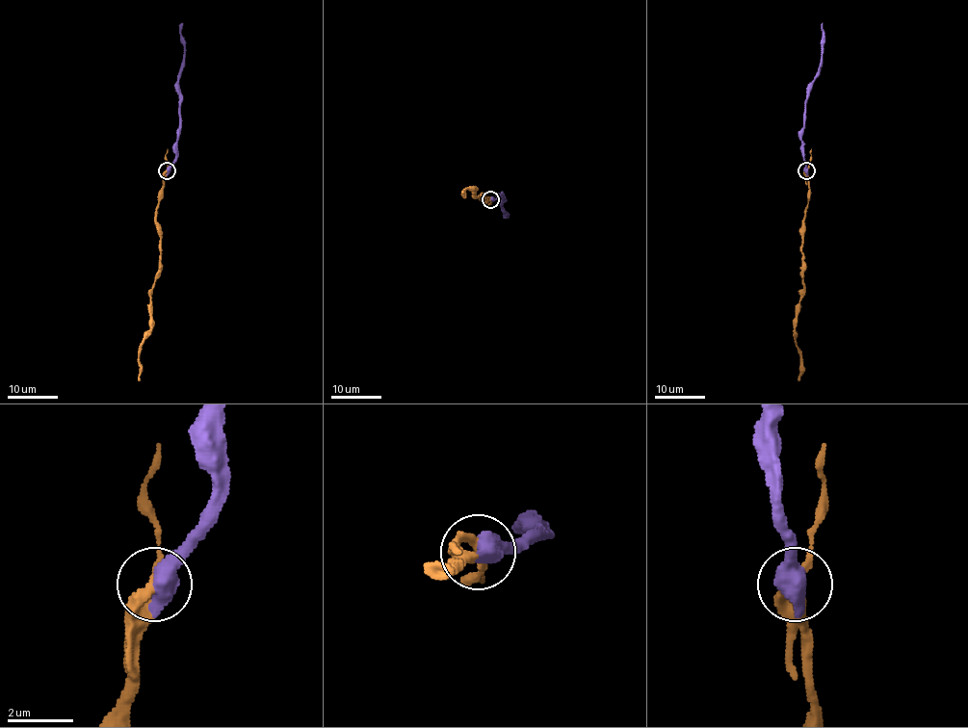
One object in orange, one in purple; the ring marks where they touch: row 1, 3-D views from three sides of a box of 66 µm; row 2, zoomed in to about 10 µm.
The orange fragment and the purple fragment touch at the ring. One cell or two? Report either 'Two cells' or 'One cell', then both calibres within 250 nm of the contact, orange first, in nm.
One cell. Thickness 240 nm (orange) against 750 nm

